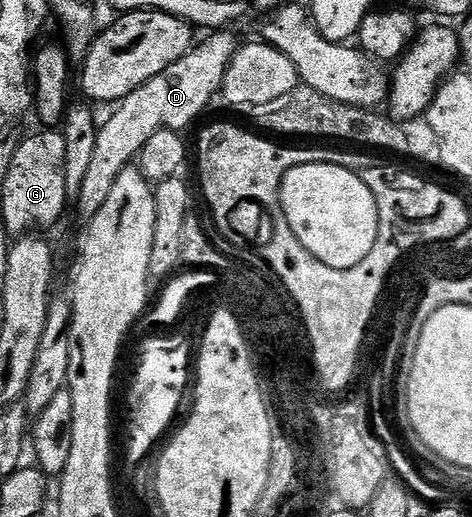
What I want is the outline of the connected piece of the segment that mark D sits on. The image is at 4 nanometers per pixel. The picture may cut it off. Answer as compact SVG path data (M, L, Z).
M214 32L207 38L210 39L203 46L195 45L190 53L185 54L179 62L164 68L164 72L160 72L160 76L152 76L152 80L140 84L140 88L128 92L128 96L124 96L122 101L111 109L114 111L111 112L110 119L99 125L96 149L93 152L88 172L84 175L84 184L80 184L80 192L76 196L78 210L83 214L83 219L93 218L96 212L100 212L100 208L104 208L104 200L108 200L108 192L112 192L112 184L116 184L116 176L120 176L120 172L133 163L130 162L133 158L135 161L141 155L144 144L148 144L148 140L152 140L152 136L156 136L156 132L161 130L185 131L185 126L192 125L209 108L210 101L214 97L216 99L219 97L222 81L230 67L230 60L238 51L240 42L239 39L234 39L230 32Z

